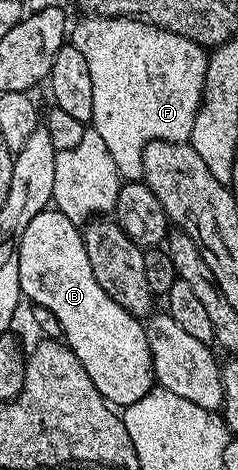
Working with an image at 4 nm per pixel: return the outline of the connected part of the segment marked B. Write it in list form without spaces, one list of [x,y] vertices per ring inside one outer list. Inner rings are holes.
[[[56,209],[40,211],[38,215],[31,217],[31,225],[27,225],[27,229],[23,229],[23,237],[19,241],[19,285],[22,296],[26,300],[30,299],[30,304],[47,309],[55,317],[55,321],[59,321],[65,346],[72,349],[75,357],[79,357],[79,365],[83,365],[83,369],[87,369],[87,377],[91,377],[91,385],[95,385],[95,389],[99,389],[99,393],[105,398],[106,403],[114,408],[124,409],[135,405],[135,401],[139,401],[139,397],[143,397],[147,392],[153,390],[155,386],[153,358],[151,357],[151,349],[147,345],[144,322],[138,316],[127,313],[127,309],[123,309],[123,305],[115,305],[115,301],[111,301],[111,297],[107,297],[107,293],[103,293],[99,281],[95,281],[95,273],[91,273],[91,261],[87,257],[82,228],[72,219],[67,218],[63,212]]]

